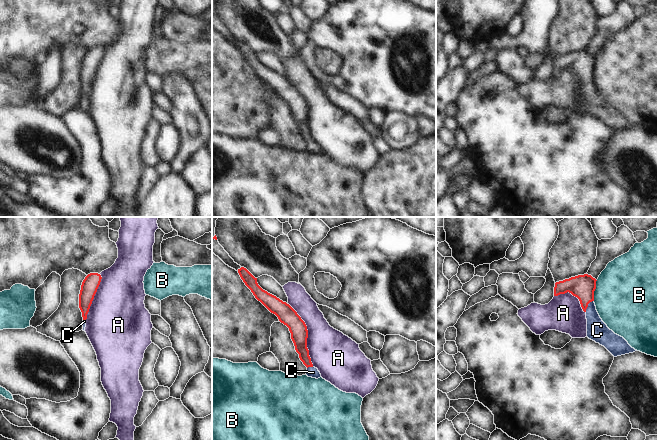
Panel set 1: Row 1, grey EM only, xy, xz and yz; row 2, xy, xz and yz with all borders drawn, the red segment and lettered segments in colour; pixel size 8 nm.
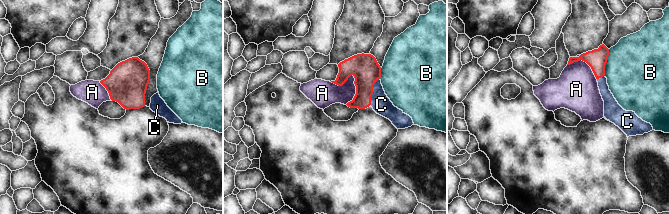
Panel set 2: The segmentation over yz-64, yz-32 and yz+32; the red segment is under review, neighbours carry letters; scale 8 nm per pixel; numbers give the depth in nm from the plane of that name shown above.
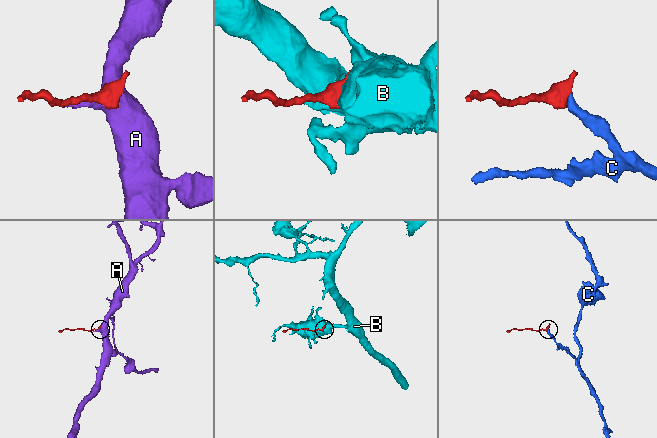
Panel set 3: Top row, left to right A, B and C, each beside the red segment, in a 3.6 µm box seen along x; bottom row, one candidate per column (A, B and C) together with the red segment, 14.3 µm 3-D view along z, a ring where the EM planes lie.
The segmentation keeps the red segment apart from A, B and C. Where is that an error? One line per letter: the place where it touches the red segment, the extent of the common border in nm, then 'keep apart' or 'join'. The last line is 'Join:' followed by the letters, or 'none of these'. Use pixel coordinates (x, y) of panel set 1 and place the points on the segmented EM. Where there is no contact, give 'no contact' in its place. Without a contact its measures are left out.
A: contact xz (307, 335); length 550 nm; keep apart
B: contact yz (594, 290); length 170 nm; keep apart
C: contact yz (587, 305); length 120 nm; join
Join: C

